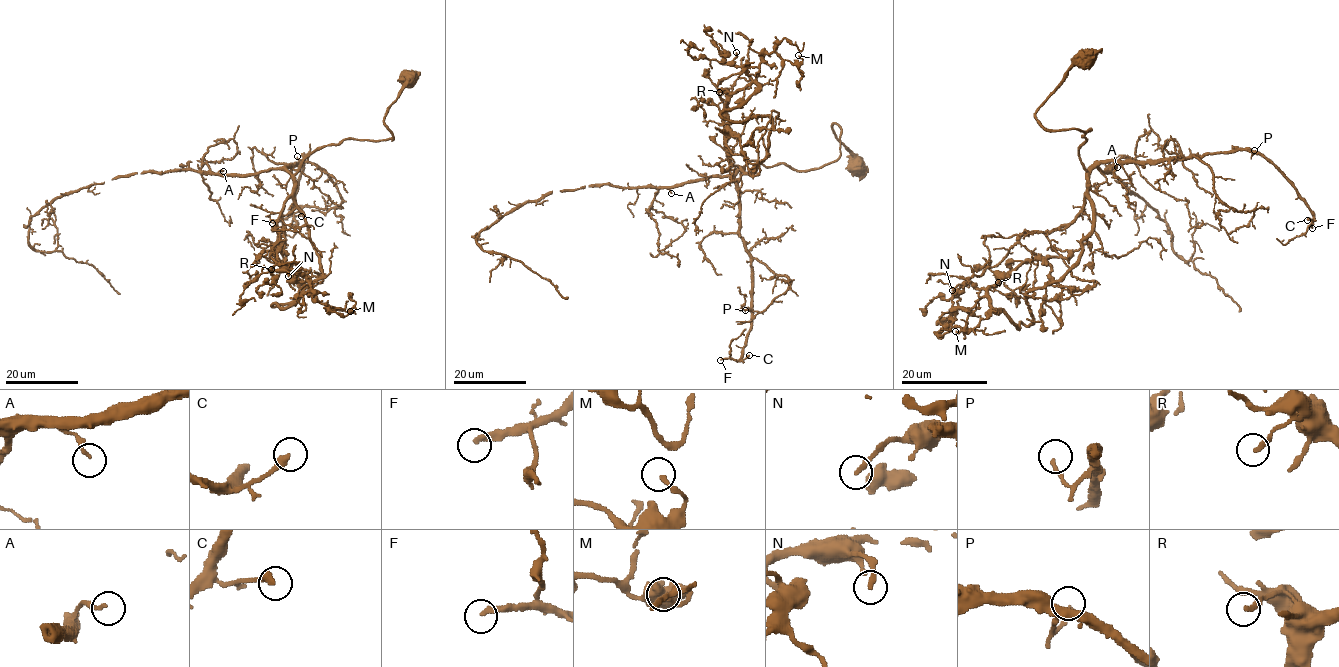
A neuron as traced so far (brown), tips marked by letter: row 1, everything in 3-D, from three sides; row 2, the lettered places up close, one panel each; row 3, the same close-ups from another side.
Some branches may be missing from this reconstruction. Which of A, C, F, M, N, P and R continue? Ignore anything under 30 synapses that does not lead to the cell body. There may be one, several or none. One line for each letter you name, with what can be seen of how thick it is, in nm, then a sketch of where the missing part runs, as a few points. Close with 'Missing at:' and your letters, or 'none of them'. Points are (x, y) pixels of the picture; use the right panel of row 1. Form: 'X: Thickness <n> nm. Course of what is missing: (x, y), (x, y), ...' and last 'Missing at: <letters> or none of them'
F: Thickness 260 nm. Course of what is missing: (1312, 228), (1311, 245), (1323, 276), (1320, 303), (1300, 327), (1287, 331)
Missing at: F

